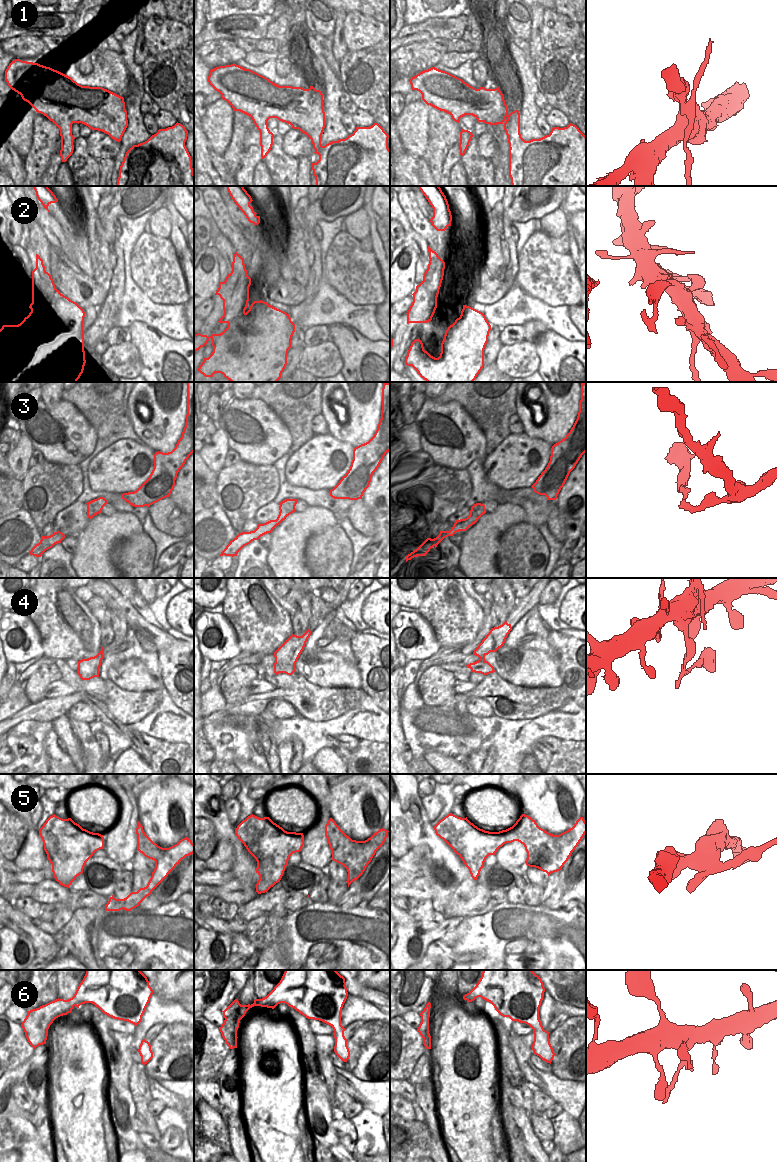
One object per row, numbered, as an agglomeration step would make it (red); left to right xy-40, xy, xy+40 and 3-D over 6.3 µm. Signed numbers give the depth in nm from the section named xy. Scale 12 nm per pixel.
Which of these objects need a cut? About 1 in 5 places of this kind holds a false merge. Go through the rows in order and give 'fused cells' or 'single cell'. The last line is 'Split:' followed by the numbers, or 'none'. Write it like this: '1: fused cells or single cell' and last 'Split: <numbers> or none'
1: fused cells
2: fused cells
3: single cell
4: single cell
5: fused cells
6: single cell
Split: 1, 2, 5

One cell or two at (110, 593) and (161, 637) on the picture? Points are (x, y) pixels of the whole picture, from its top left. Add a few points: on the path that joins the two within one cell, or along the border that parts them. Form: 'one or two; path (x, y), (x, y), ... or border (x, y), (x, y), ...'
one; path (122, 607), (141, 626), (147, 627)

